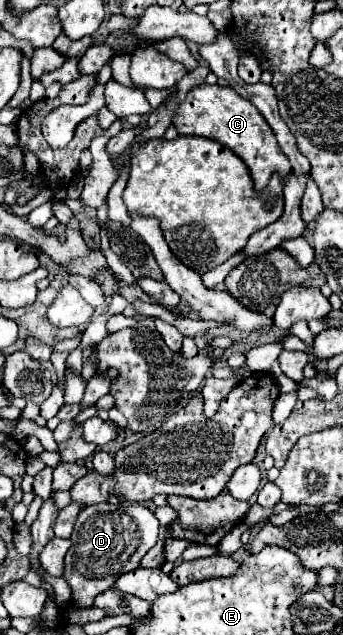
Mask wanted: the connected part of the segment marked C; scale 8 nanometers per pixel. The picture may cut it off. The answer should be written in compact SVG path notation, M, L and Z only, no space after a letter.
M202 83L194 89L190 89L184 97L184 101L178 105L172 125L180 135L198 135L206 139L214 139L220 145L232 149L250 169L250 175L254 179L254 187L262 191L268 185L268 179L274 171L280 173L282 181L290 175L290 161L286 155L278 149L278 143L274 139L274 133L270 125L262 119L260 111L240 97L232 87L220 87L220 85L208 85Z

